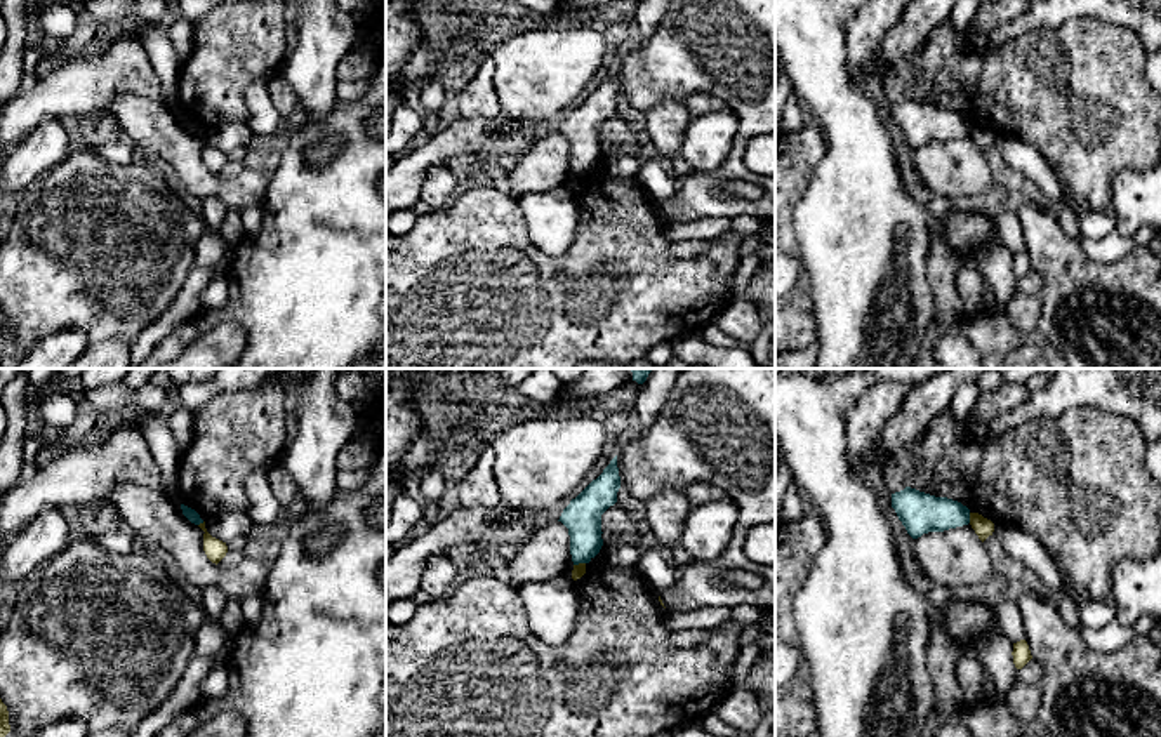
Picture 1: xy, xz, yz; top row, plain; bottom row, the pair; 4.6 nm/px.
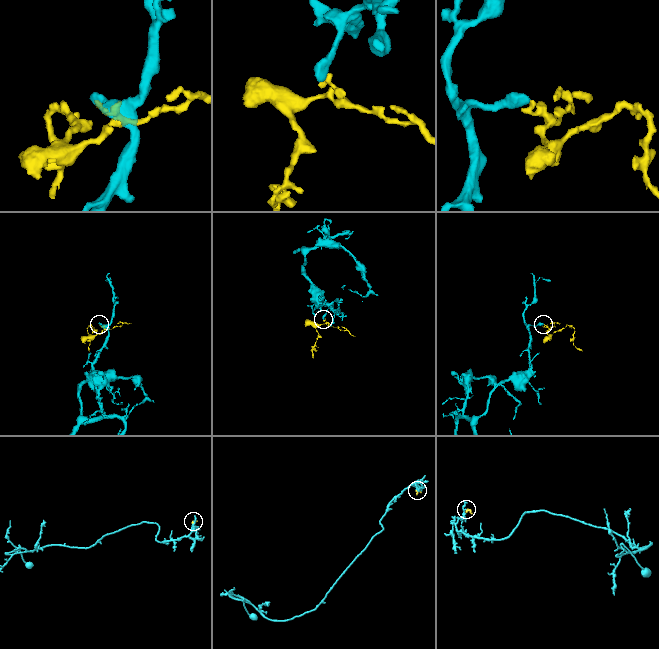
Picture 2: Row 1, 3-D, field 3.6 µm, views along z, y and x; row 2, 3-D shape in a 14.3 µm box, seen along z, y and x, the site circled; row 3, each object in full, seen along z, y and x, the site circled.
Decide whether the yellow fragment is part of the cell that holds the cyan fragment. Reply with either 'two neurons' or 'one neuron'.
two neurons

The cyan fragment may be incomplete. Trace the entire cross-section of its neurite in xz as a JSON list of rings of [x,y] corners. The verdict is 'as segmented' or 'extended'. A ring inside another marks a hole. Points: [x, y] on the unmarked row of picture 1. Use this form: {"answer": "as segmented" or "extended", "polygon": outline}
{"answer": "as segmented", "polygon": [[[617,66],[570,115],[558,132],[568,139],[574,176],[589,174],[601,160],[601,125],[617,113],[620,87]]]}

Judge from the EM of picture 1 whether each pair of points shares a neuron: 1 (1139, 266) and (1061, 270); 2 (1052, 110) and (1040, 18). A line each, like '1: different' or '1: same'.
1: same
2: different

